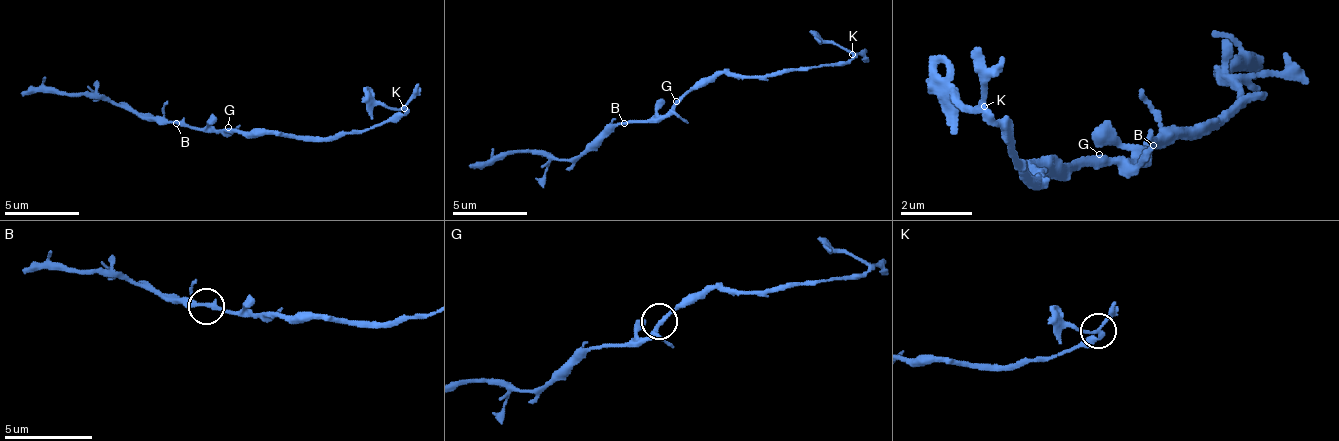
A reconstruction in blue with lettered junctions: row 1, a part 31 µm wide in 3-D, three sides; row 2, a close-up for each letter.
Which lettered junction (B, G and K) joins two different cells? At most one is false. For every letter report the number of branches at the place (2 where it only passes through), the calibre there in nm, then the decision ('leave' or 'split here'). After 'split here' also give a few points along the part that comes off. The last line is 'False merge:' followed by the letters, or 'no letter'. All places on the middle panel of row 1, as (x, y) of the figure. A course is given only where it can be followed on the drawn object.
B: 3 | 200 nm | leave
G: 3 | 240 nm | leave
K: 3 | 180 nm | split here | (851, 53), (810, 34)
False merge: K

